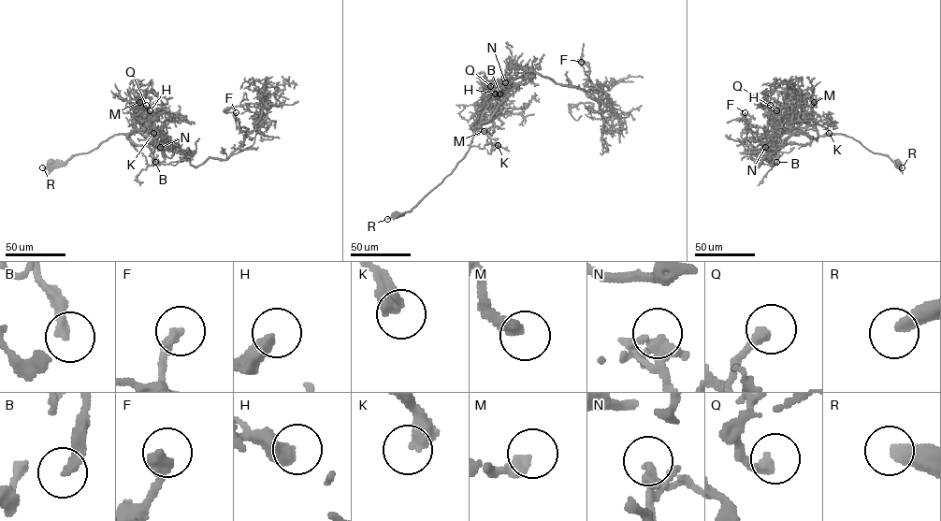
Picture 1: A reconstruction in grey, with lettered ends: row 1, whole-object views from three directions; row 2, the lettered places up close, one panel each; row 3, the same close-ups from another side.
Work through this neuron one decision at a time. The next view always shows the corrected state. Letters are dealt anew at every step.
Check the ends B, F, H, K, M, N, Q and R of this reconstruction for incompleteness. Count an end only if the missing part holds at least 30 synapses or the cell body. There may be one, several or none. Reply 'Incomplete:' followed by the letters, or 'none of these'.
Incomplete: H, K, M

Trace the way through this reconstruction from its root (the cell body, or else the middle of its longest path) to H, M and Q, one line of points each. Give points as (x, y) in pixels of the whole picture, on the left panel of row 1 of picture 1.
H: (50, 162), (88, 153), (119, 134), (128, 138), (150, 110)
M: (50, 162), (65, 162), (73, 155), (88, 153), (119, 134), (129, 136), (133, 131), (134, 111), (139, 102)
Q: (50, 162), (65, 162), (73, 155), (88, 153), (119, 134), (128, 138), (132, 131), (139, 128), (146, 105)

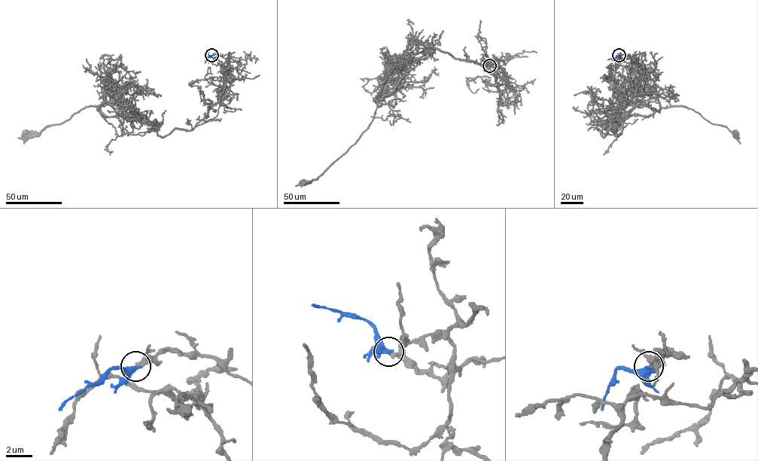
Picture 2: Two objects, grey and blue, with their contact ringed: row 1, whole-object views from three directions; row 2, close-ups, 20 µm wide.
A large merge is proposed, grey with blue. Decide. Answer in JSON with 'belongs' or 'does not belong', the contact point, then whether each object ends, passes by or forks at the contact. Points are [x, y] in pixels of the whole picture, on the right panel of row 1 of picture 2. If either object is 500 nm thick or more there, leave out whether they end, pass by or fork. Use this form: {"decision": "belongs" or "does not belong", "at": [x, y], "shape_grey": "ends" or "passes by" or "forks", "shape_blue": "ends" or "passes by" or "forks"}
{"decision": "belongs", "at": [619, 55], "shape_grey": "ends", "shape_blue": "passes by"}

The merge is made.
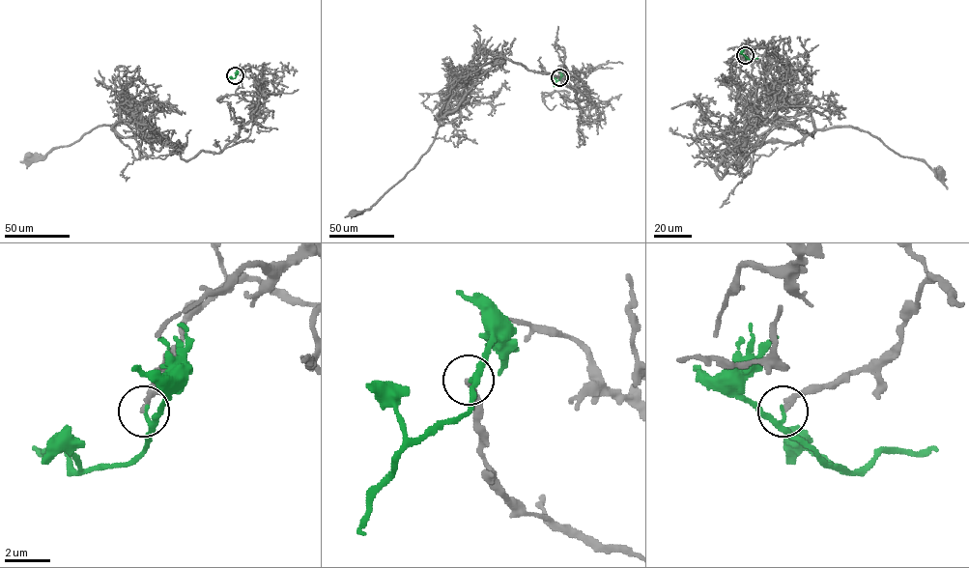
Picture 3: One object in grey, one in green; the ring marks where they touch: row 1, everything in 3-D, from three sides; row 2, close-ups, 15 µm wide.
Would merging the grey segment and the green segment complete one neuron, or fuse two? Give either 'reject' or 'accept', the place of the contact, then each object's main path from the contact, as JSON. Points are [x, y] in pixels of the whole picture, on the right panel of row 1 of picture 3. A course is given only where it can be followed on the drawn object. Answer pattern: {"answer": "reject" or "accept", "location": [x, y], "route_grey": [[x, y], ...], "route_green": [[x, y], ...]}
{"answer": "reject", "location": [745, 55], "route_grey": [[745, 55], [760, 46], [740, 53], [759, 121], [720, 178], [730, 142], [796, 144], [848, 126], [942, 170]], "route_green": [[745, 55], [749, 59], [757, 58]]}

